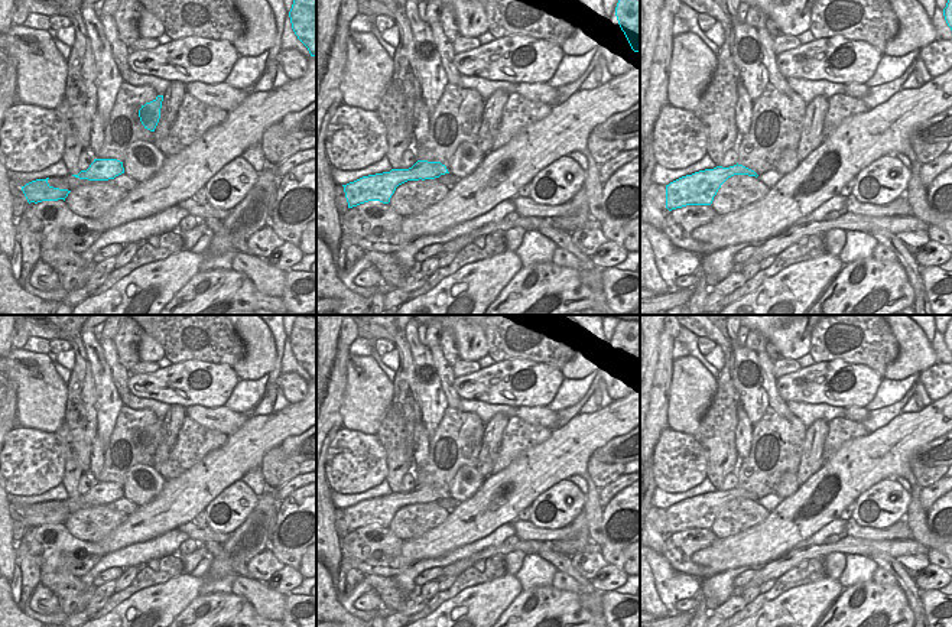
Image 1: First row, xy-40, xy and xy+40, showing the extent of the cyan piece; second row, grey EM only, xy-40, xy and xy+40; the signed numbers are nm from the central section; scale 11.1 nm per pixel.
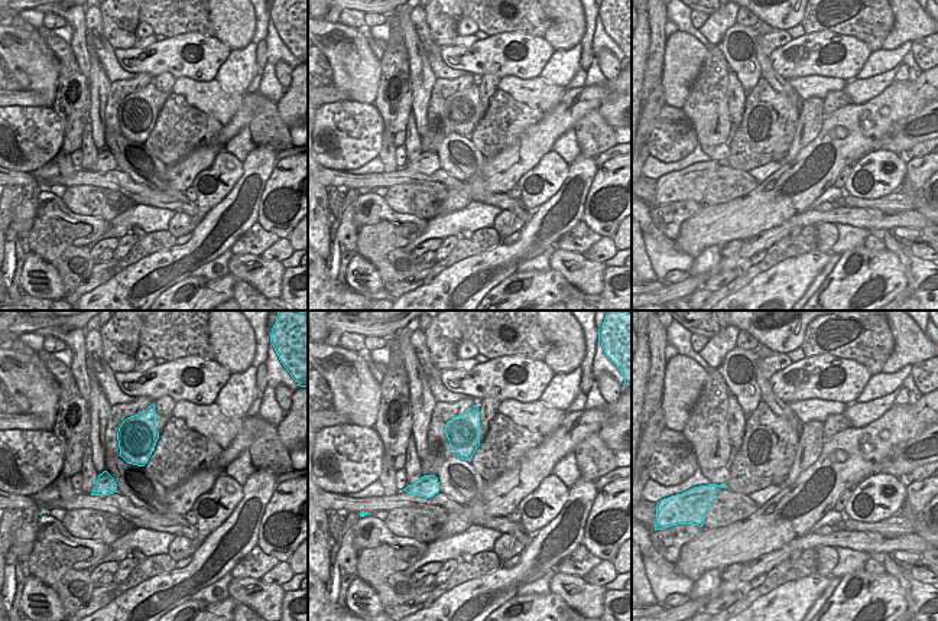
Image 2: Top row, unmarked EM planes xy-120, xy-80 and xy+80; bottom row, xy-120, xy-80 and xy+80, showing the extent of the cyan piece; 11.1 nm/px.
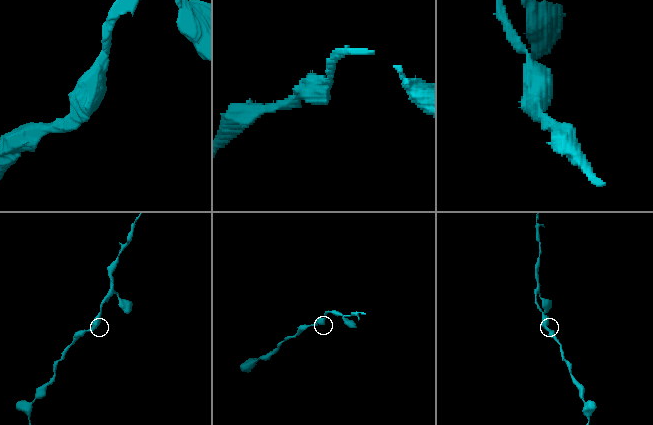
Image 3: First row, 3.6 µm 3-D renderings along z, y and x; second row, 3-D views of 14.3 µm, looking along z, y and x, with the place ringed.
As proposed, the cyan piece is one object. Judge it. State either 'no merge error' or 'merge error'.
no merge error

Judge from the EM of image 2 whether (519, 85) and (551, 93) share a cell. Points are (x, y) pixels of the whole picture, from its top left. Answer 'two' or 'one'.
one

